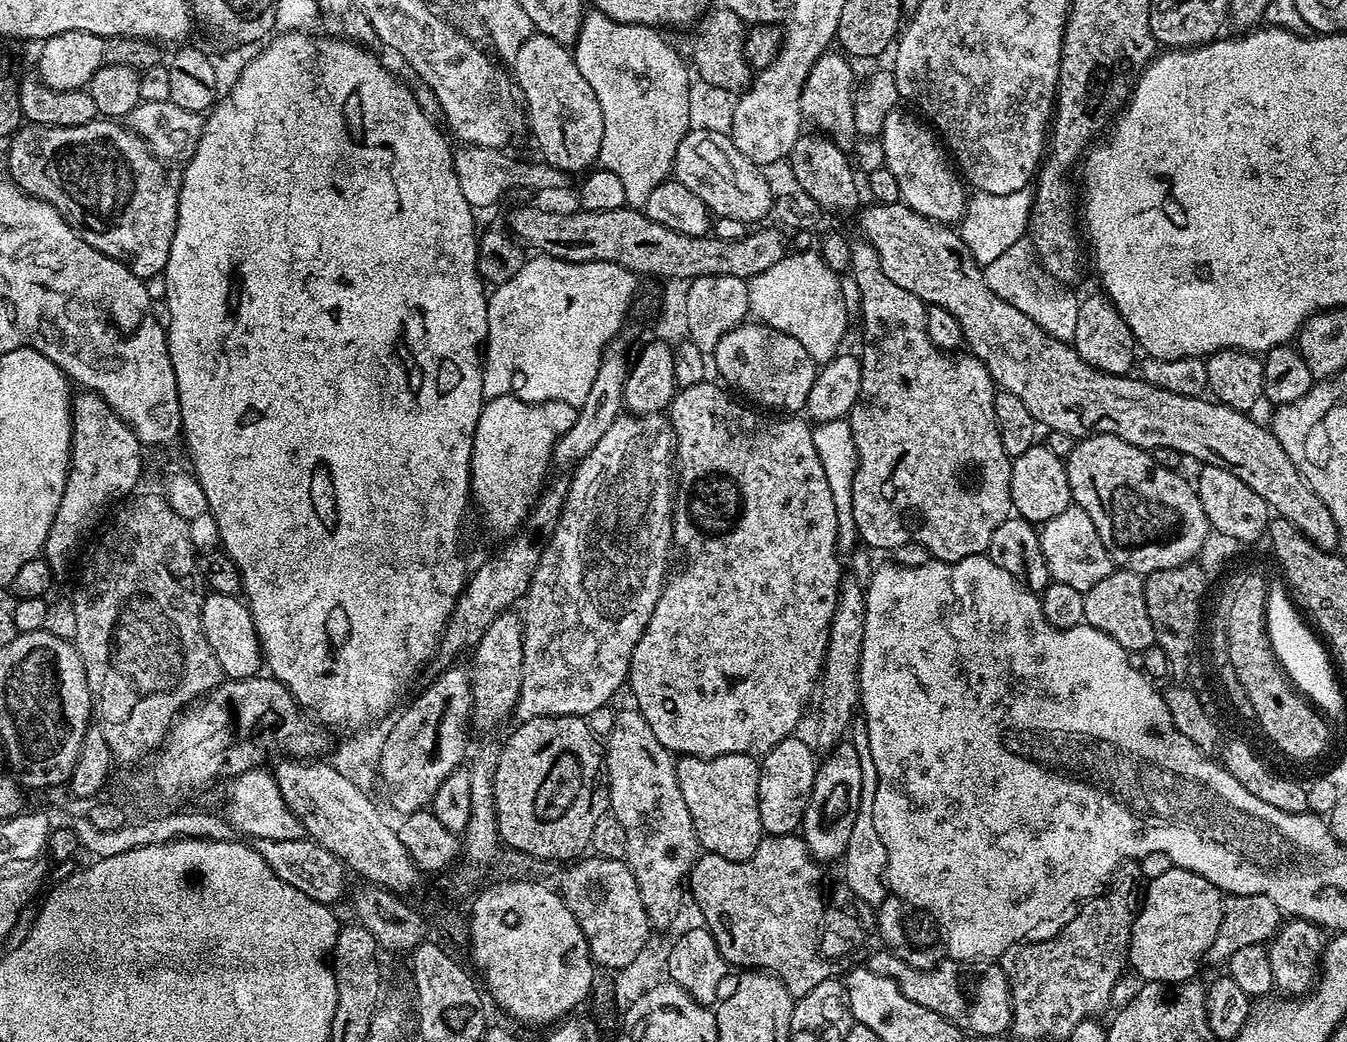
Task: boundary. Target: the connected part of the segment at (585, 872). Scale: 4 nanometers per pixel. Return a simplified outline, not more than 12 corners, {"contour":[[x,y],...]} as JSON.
{"contour":[[577,859],[566,906],[593,961],[637,958],[650,935],[638,882],[623,859]]}

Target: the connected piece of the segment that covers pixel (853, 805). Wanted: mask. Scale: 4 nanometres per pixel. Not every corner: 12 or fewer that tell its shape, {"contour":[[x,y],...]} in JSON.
{"contour":[[851,742],[819,761],[799,826],[817,860],[850,842],[862,769]]}

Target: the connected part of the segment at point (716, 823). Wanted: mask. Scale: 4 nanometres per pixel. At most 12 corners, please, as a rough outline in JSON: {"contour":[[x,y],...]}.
{"contour":[[755,755],[680,756],[704,852],[745,860],[765,830]]}

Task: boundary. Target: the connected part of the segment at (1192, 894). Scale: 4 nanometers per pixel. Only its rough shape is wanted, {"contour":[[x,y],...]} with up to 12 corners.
{"contour":[[1185,868],[1151,877],[1127,963],[1193,979],[1222,922],[1220,889]]}

